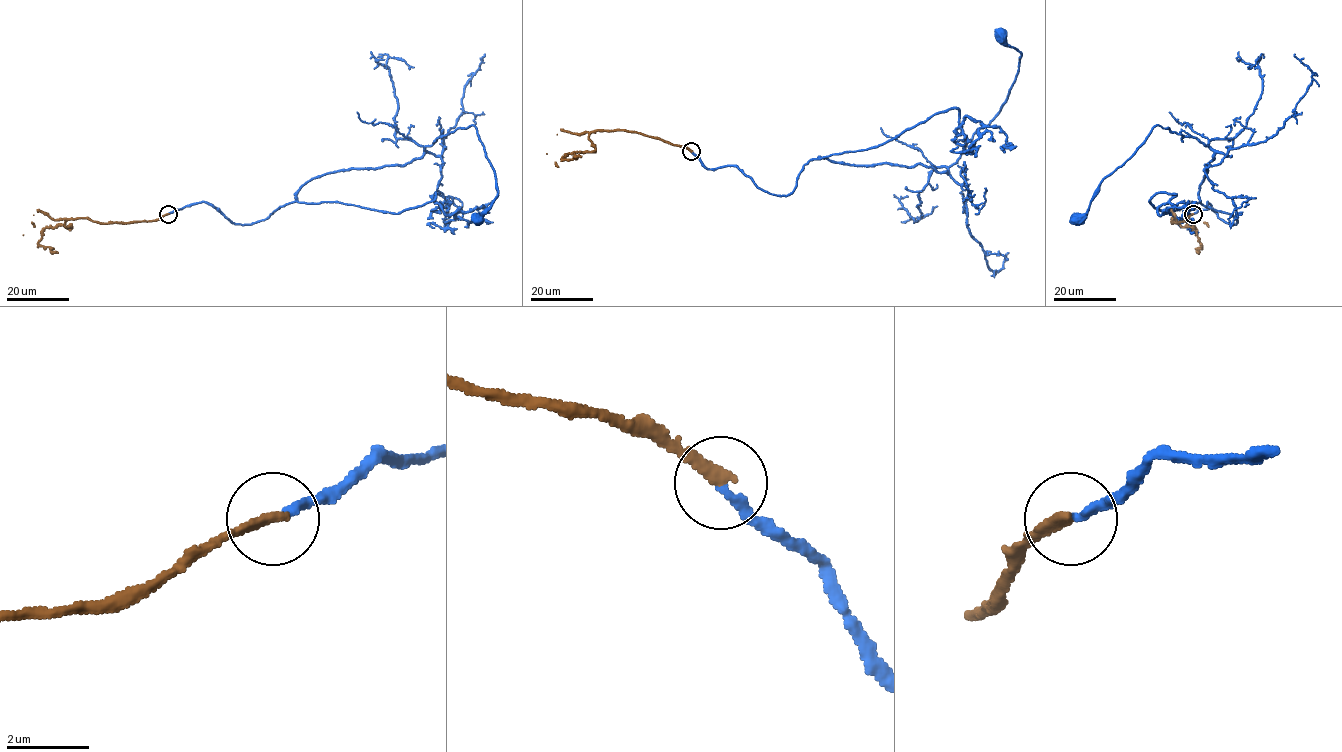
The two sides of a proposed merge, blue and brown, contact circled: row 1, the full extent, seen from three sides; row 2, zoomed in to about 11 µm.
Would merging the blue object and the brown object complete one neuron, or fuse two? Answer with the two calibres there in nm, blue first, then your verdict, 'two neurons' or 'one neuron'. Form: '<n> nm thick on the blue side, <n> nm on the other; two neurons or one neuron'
220 nm thick on the blue side, 300 nm on the other; one neuron

